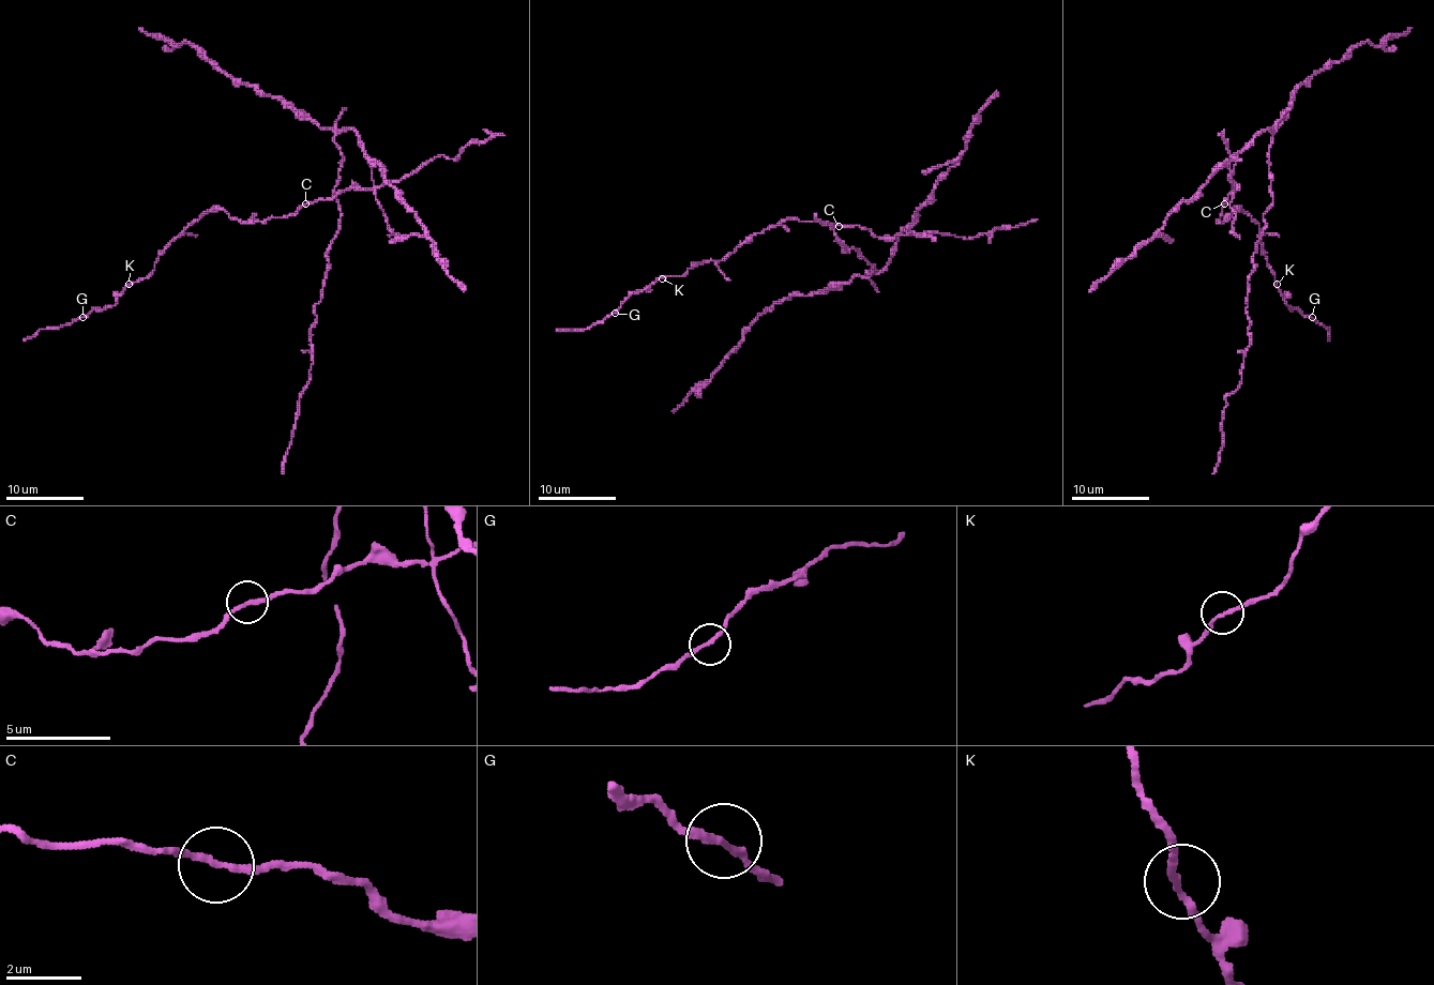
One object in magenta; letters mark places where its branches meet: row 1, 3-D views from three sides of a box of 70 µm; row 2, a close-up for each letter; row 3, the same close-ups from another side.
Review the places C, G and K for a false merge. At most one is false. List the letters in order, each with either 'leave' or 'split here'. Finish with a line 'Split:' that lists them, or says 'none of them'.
C: split here
G: leave
K: leave
Split: C

